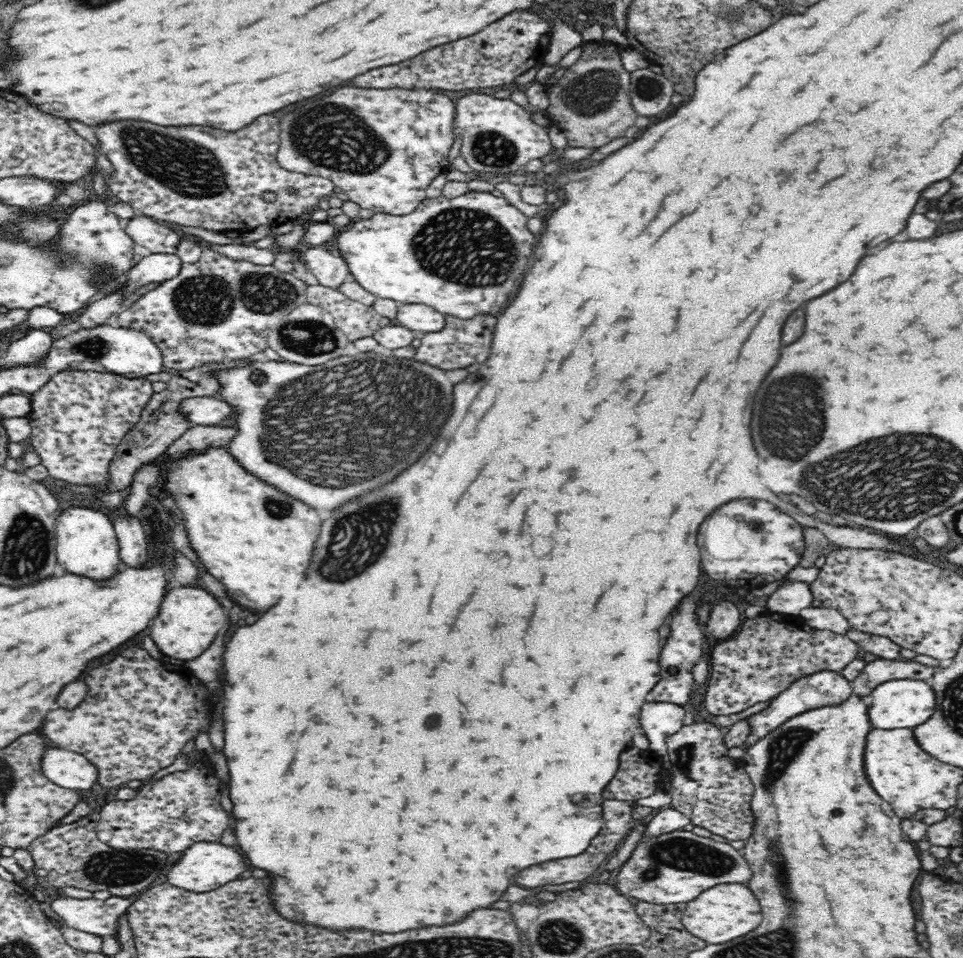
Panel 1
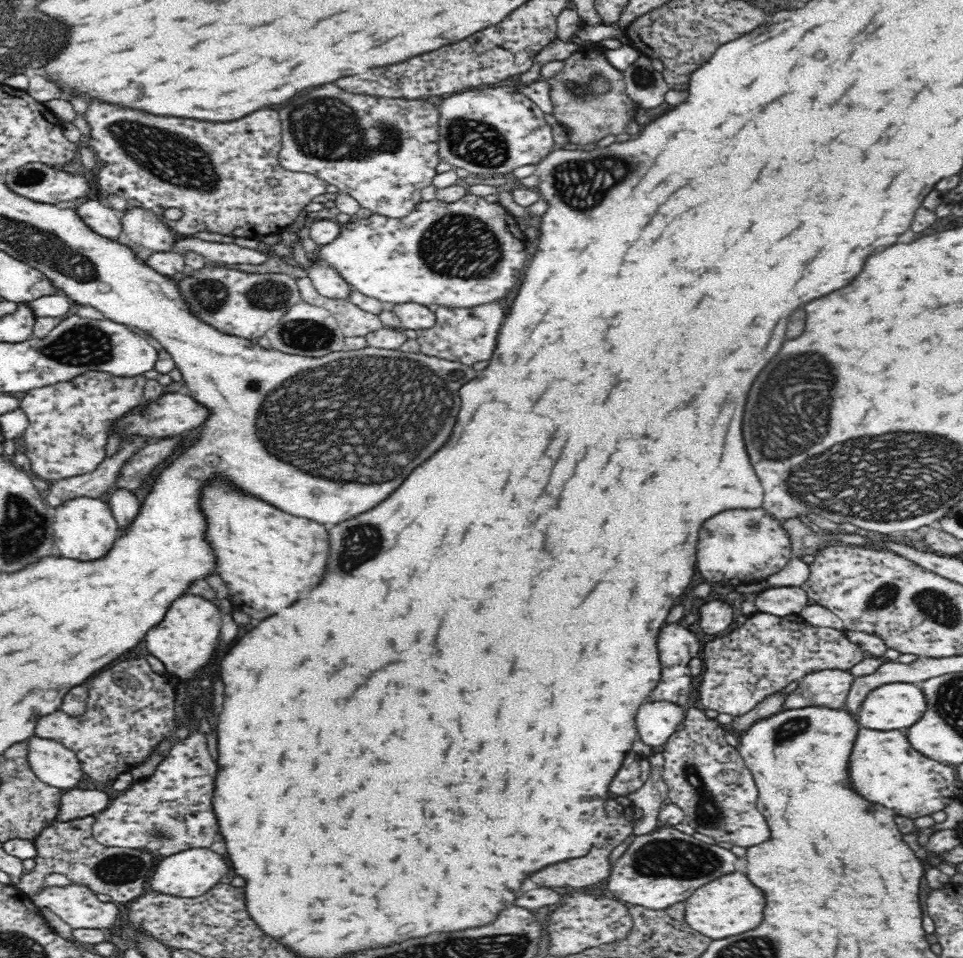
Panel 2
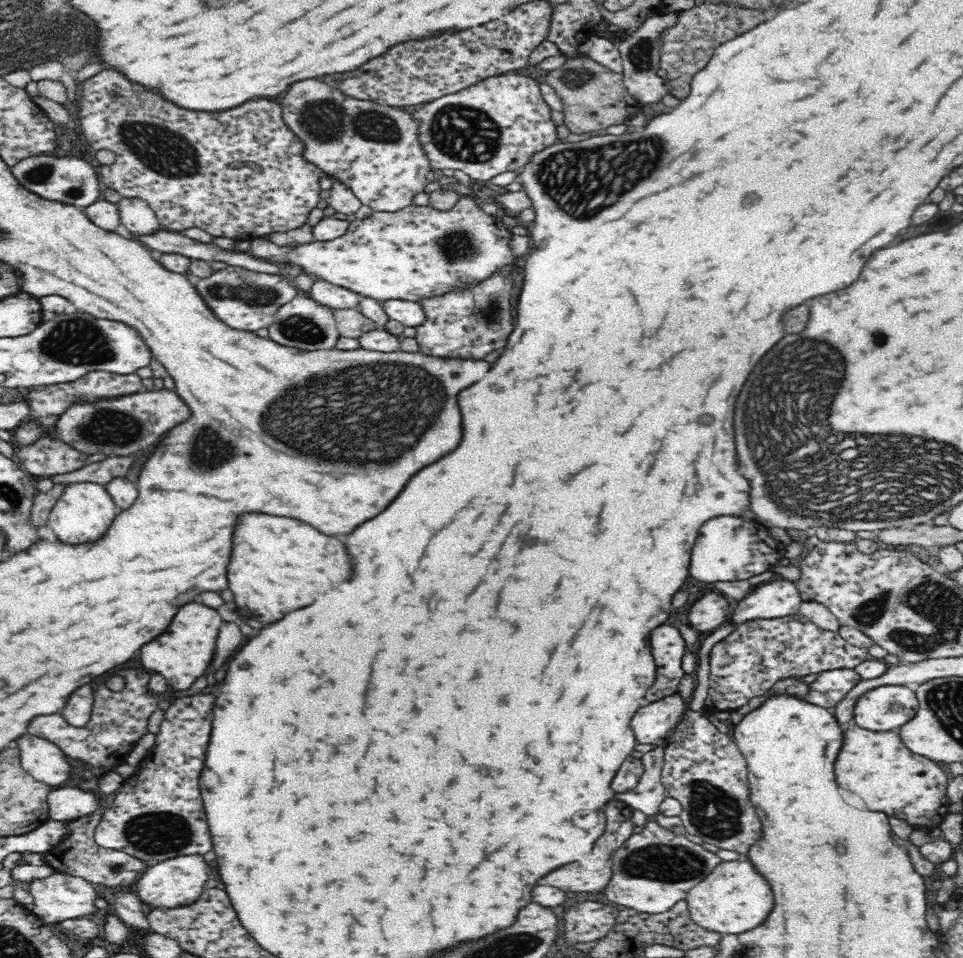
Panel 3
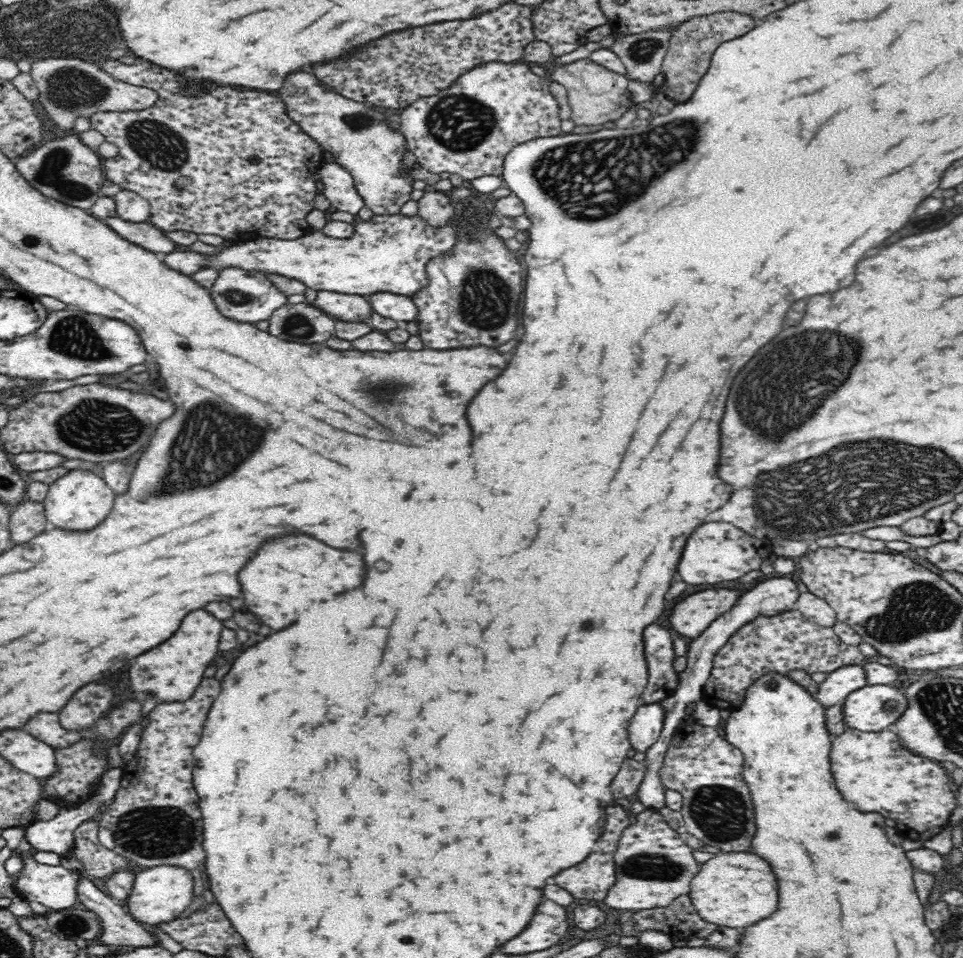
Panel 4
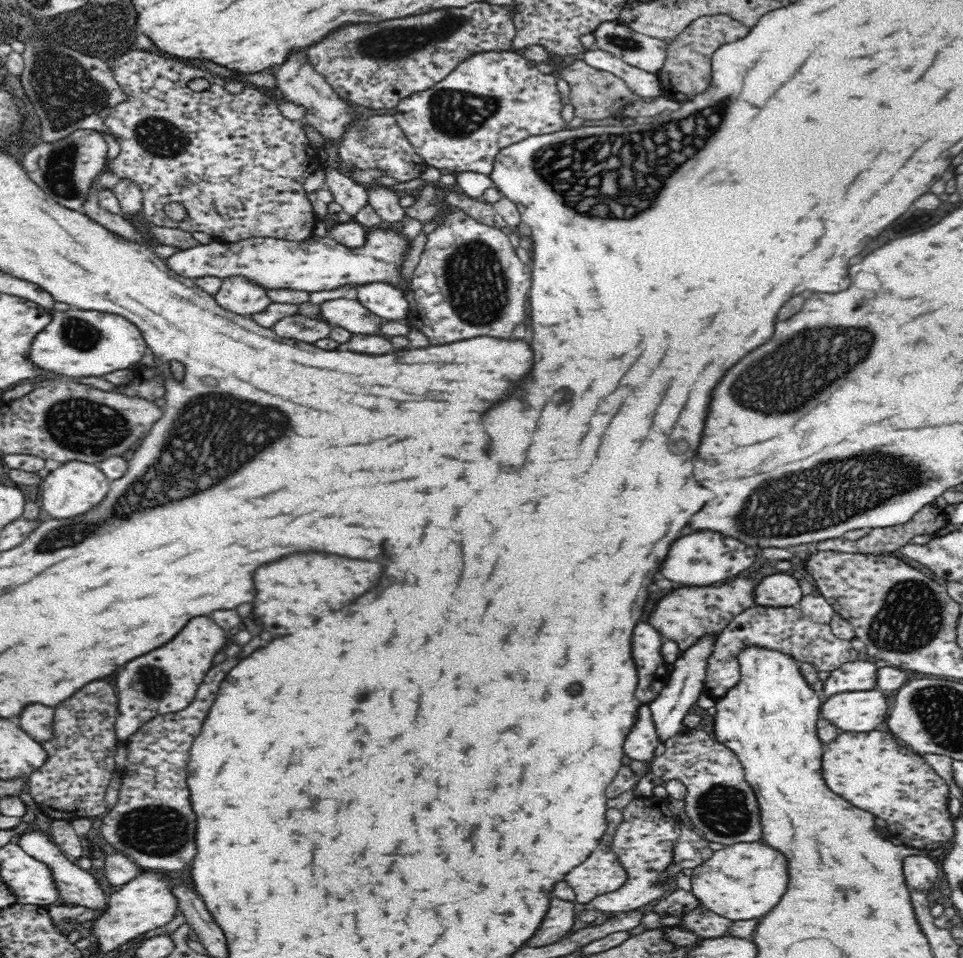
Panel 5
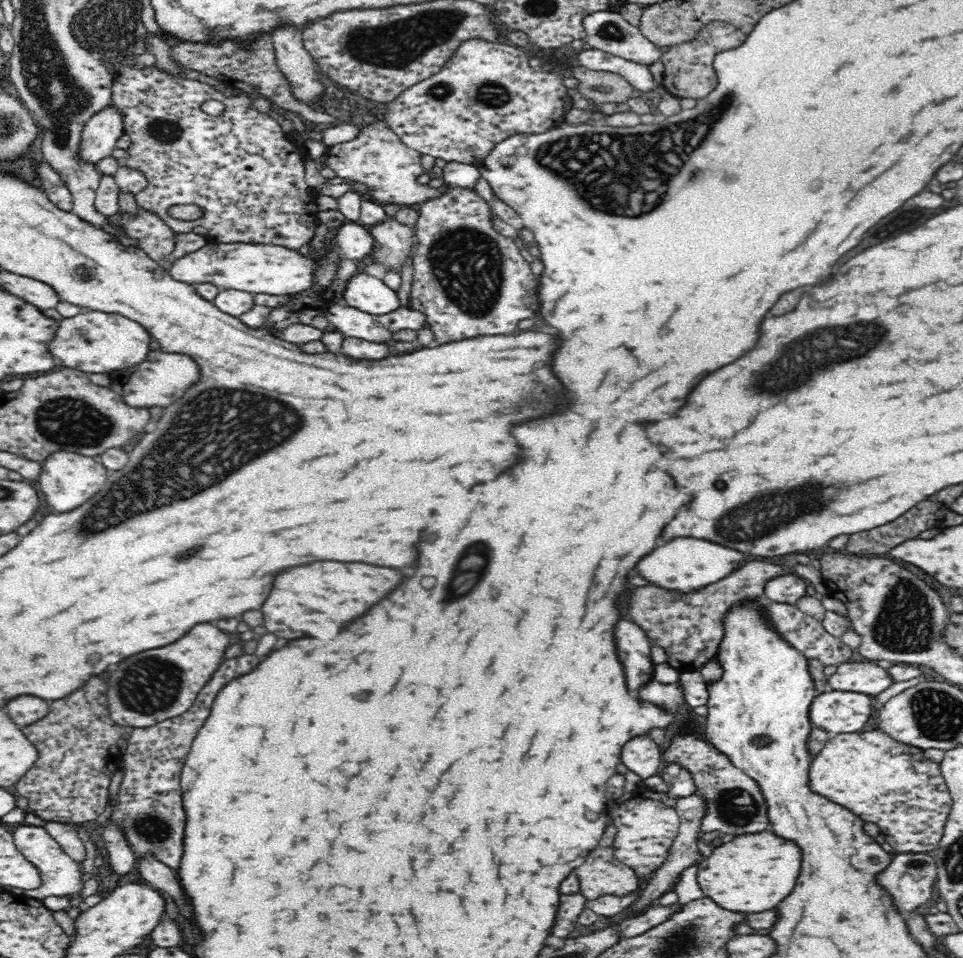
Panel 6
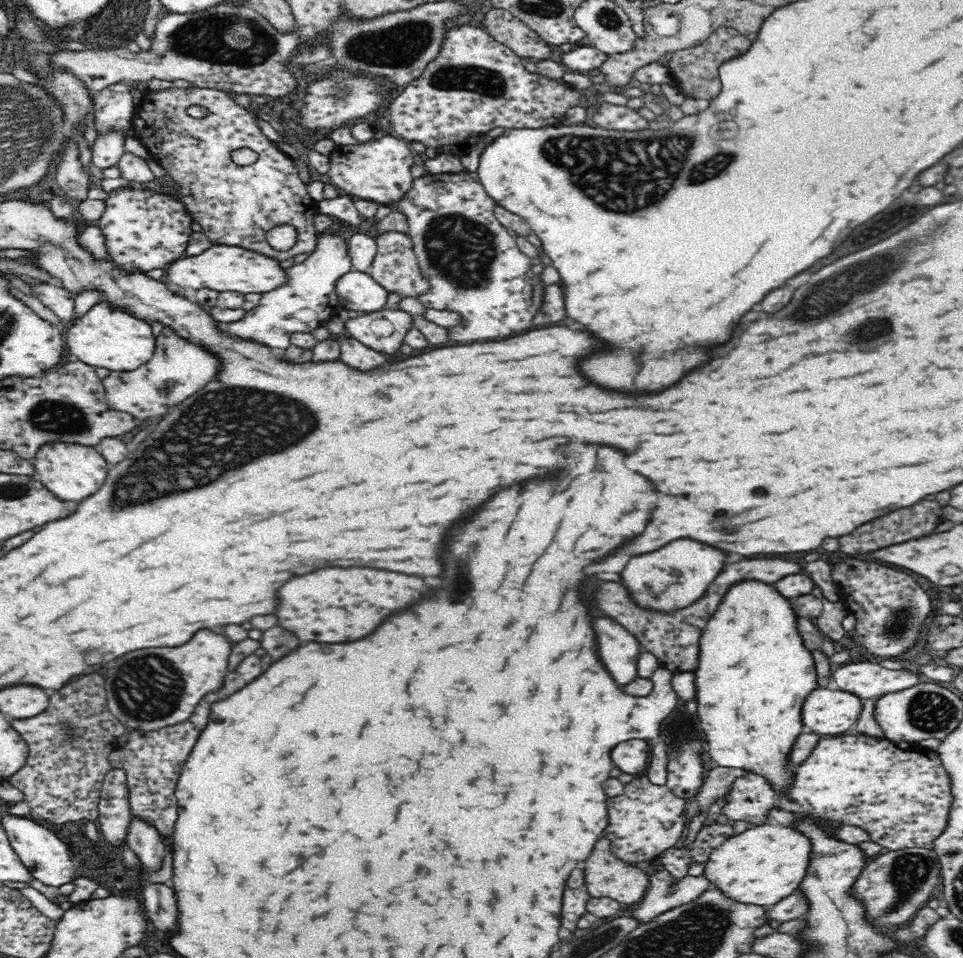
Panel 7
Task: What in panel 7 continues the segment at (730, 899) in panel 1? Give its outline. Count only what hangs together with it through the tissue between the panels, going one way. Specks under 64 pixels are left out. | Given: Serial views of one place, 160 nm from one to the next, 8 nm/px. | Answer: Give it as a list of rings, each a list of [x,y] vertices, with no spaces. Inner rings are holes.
[[[762,824],[734,835],[717,846],[705,862],[704,876],[730,898],[768,906],[794,894],[806,876],[812,842],[794,828]]]

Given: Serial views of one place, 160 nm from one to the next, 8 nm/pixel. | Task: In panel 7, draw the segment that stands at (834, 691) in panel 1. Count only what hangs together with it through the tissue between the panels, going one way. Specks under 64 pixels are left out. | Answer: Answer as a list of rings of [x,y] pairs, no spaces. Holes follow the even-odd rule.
[[[857,662],[834,667],[831,674],[838,690],[855,694],[859,698],[884,696],[888,692],[900,692],[924,682],[918,672],[890,670],[878,663]]]

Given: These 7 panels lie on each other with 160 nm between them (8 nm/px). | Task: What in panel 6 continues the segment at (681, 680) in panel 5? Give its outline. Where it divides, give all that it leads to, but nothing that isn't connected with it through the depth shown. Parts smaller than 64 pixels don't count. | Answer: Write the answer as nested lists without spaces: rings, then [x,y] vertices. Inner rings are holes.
[[[653,679],[650,682],[646,682],[645,685],[638,686],[636,694],[637,698],[657,704],[672,713],[684,702],[684,695],[682,695],[682,689],[680,689],[678,682],[674,684],[661,684]]]

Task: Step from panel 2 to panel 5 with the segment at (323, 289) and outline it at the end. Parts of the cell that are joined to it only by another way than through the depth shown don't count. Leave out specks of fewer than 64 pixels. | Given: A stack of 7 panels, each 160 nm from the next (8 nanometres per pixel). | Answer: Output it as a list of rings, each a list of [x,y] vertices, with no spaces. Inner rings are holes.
[[[340,298],[319,304],[320,318],[341,326],[352,334],[379,334],[386,319],[371,313],[358,299]]]

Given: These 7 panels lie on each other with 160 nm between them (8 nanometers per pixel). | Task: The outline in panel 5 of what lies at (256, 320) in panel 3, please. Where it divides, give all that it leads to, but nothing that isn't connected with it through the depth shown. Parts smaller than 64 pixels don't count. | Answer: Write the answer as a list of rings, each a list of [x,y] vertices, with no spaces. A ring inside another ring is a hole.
[[[246,277],[228,278],[222,281],[220,290],[215,294],[215,301],[231,313],[251,316],[266,310],[266,306],[271,303],[266,292],[266,289],[246,281]]]

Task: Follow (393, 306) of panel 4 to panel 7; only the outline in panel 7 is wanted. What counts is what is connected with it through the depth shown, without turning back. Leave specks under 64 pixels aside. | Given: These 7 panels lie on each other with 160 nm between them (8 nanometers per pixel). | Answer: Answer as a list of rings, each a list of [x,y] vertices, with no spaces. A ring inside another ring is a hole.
[[[350,271],[343,274],[334,284],[340,311],[360,310],[376,312],[385,308],[388,291],[368,273]]]

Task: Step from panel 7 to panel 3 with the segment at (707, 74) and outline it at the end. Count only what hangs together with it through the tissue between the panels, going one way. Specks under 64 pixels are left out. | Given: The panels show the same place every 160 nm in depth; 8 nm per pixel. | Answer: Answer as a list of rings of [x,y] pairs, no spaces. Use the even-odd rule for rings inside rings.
[[[703,2],[691,10],[682,11],[677,23],[662,34],[662,50],[659,68],[666,70],[665,85],[667,92],[676,98],[686,98],[691,88],[693,76],[702,70],[712,58],[718,46],[752,30],[764,22],[761,10],[750,8],[731,8],[724,4]]]

